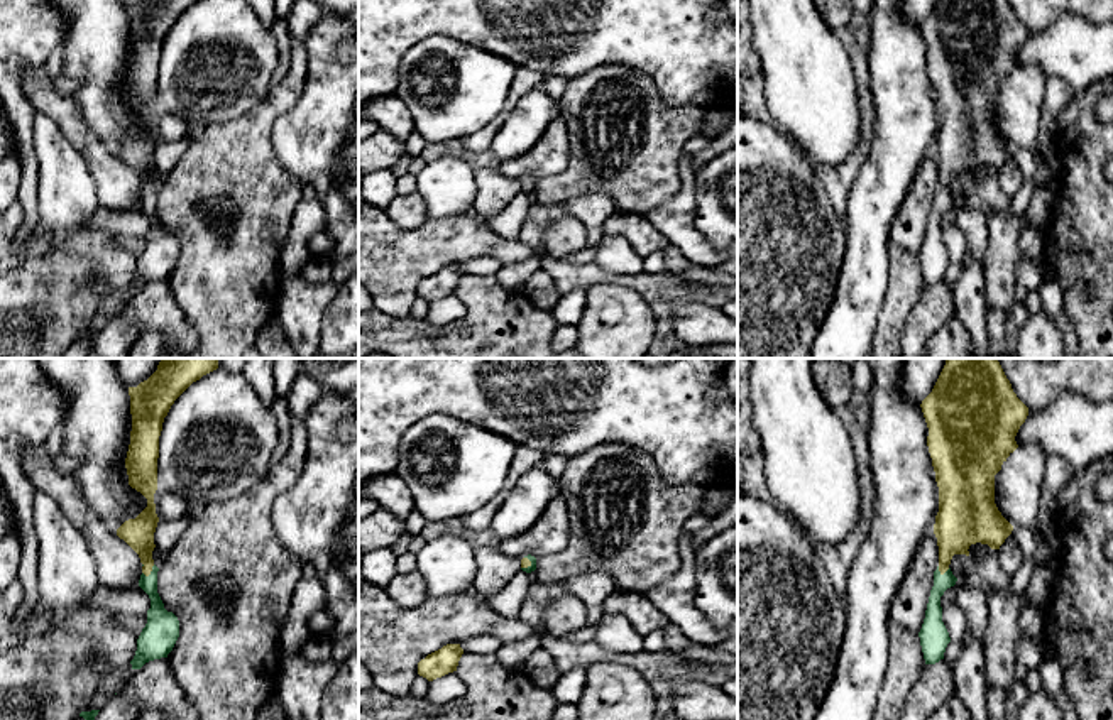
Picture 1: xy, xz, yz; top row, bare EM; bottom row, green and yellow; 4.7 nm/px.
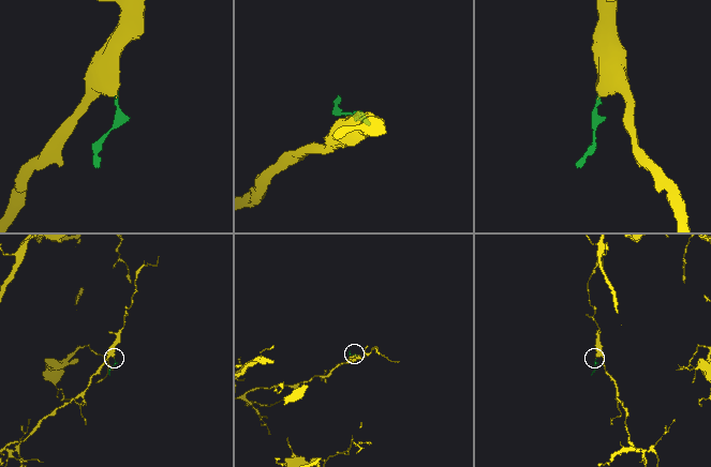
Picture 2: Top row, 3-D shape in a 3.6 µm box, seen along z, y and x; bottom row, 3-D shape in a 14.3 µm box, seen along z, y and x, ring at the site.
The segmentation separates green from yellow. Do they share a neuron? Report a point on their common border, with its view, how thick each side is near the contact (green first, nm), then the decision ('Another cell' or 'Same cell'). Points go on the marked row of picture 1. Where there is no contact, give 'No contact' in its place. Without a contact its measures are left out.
Touches green at xy (151, 573). Thickness 140 nm (green) against 150 nm. Same cell

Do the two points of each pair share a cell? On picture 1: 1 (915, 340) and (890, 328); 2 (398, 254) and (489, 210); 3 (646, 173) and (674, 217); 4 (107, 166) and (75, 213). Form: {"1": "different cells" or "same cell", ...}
{"1": "different cells", "2": "different cells", "3": "different cells", "4": "different cells"}

